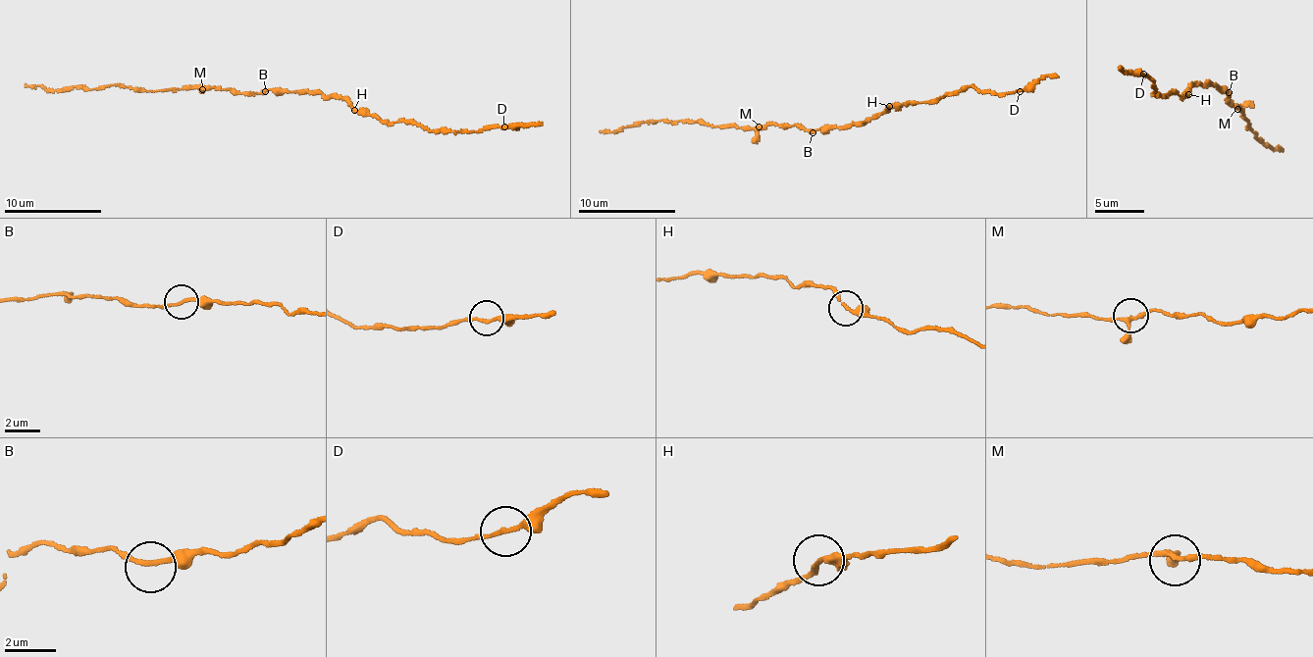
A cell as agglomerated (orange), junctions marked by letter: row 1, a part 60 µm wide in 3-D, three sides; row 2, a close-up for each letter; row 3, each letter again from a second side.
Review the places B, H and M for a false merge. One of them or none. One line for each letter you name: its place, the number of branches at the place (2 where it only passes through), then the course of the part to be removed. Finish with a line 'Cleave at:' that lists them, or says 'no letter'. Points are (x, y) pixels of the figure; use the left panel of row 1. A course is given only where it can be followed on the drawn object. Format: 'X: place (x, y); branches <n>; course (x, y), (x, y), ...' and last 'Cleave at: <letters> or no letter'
Cleave at: no letter

